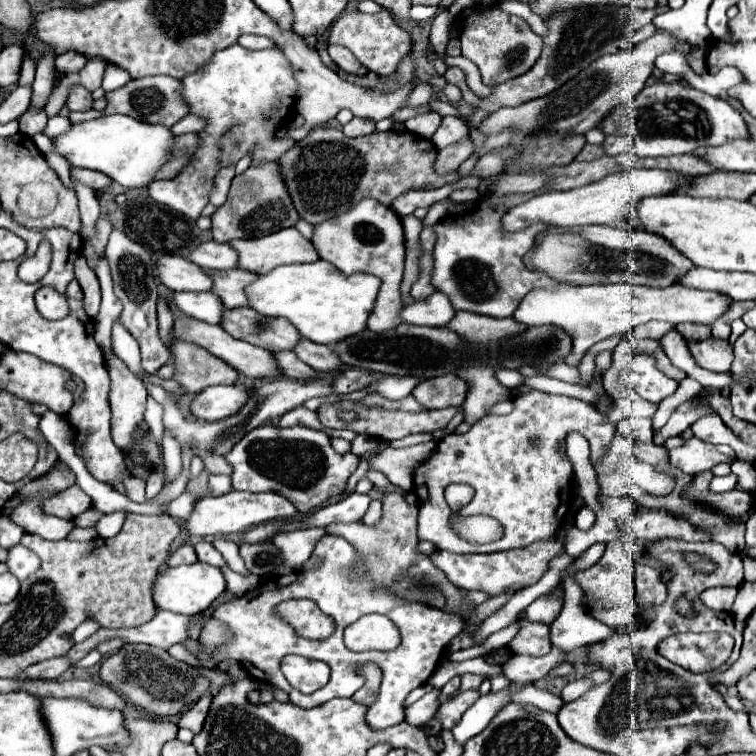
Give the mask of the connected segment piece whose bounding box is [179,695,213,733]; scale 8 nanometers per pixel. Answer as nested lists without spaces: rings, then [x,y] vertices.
[[[203,695],[187,713],[181,715],[179,727],[187,727],[187,729],[191,729],[193,733],[199,733],[201,727],[203,727],[205,717],[207,717],[207,713],[209,713],[211,699],[213,699],[213,695]]]

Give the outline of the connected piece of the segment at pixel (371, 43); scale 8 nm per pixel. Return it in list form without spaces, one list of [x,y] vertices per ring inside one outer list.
[[[361,11],[343,13],[329,29],[329,43],[347,47],[373,73],[393,73],[403,61],[403,57],[413,51],[411,33],[401,29],[387,11],[379,15],[367,15]]]

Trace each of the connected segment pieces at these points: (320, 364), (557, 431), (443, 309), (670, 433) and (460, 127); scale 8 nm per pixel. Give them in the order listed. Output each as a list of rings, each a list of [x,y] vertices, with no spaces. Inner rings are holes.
[[[303,339],[297,347],[295,347],[295,353],[301,361],[305,361],[307,365],[311,365],[313,369],[317,371],[325,371],[325,373],[333,373],[333,371],[339,371],[343,369],[345,365],[341,363],[341,359],[337,359],[337,355],[333,355],[331,347],[327,345],[317,345],[313,341],[307,341]]]
[[[531,391],[527,395],[515,397],[513,401],[513,413],[487,415],[465,435],[451,433],[443,437],[433,457],[413,469],[415,493],[421,503],[417,530],[421,541],[431,541],[437,549],[451,553],[493,553],[527,547],[539,539],[551,537],[559,527],[561,517],[567,513],[561,493],[573,479],[571,461],[567,457],[559,457],[557,453],[559,441],[571,431],[585,435],[591,445],[591,461],[597,463],[601,455],[605,455],[605,447],[615,435],[615,425],[591,403],[575,397]],[[451,483],[475,487],[475,497],[459,513],[495,517],[505,529],[503,539],[489,545],[475,545],[453,533],[449,527],[449,517],[453,511],[443,495],[445,487]],[[475,505],[481,505],[479,513],[475,513]]]
[[[435,293],[425,301],[413,301],[403,305],[401,319],[411,325],[429,325],[429,327],[443,327],[453,319],[453,305],[449,303],[447,295]]]
[[[707,405],[697,409],[697,411],[691,411],[691,413],[673,413],[671,419],[665,423],[665,427],[655,431],[655,435],[661,435],[665,441],[670,437],[681,436],[697,419],[701,419],[707,413],[713,413],[713,409]]]
[[[446,116],[441,119],[441,125],[439,125],[437,133],[431,137],[431,141],[437,145],[437,149],[443,149],[443,147],[447,147],[451,143],[461,141],[467,135],[469,135],[469,129],[467,129],[463,119],[455,116]]]

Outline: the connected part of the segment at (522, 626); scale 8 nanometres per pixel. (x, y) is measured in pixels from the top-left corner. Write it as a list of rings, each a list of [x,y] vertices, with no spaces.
[[[519,613],[519,617],[517,617],[515,623],[519,623],[519,633],[513,637],[513,641],[507,643],[507,647],[515,655],[541,657],[541,655],[547,655],[551,651],[549,625],[527,621],[523,613]]]

